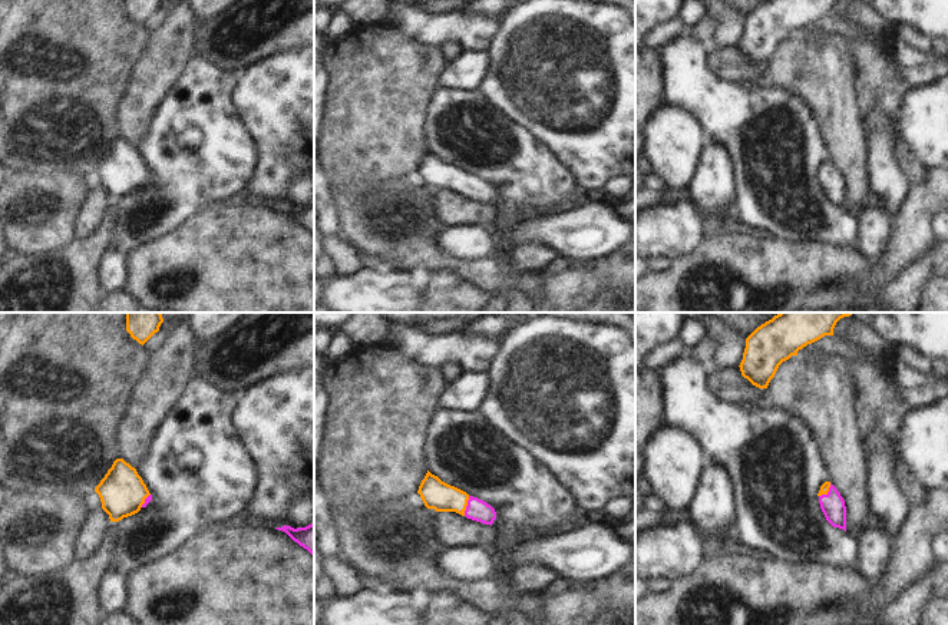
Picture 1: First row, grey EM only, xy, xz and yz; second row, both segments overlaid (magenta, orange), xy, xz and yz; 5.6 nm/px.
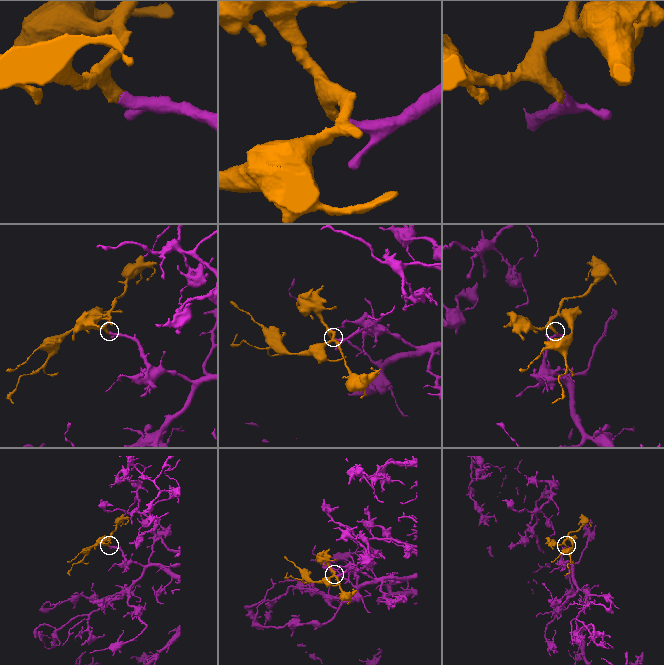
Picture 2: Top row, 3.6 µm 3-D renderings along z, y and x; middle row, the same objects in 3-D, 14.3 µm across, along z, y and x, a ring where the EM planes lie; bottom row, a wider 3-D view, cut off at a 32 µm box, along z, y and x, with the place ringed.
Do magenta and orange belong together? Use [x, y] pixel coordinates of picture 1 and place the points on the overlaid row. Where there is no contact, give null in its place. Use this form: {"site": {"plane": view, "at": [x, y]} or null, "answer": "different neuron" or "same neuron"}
{"site": {"plane": "xz", "at": [466, 506]}, "answer": "same neuron"}

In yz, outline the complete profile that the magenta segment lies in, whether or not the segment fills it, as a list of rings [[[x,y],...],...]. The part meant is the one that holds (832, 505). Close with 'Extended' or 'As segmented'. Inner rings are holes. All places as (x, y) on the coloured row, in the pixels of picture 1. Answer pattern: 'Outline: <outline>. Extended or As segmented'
Outline: [[[825,482],[817,493],[820,509],[826,520],[833,526],[846,532],[846,506],[838,489]]]. Extended

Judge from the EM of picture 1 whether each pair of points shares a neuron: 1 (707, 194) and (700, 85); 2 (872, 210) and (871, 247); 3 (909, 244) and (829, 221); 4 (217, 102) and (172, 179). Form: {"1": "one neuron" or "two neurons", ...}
{"1": "two neurons", "2": "one neuron", "3": "two neurons", "4": "one neuron"}

